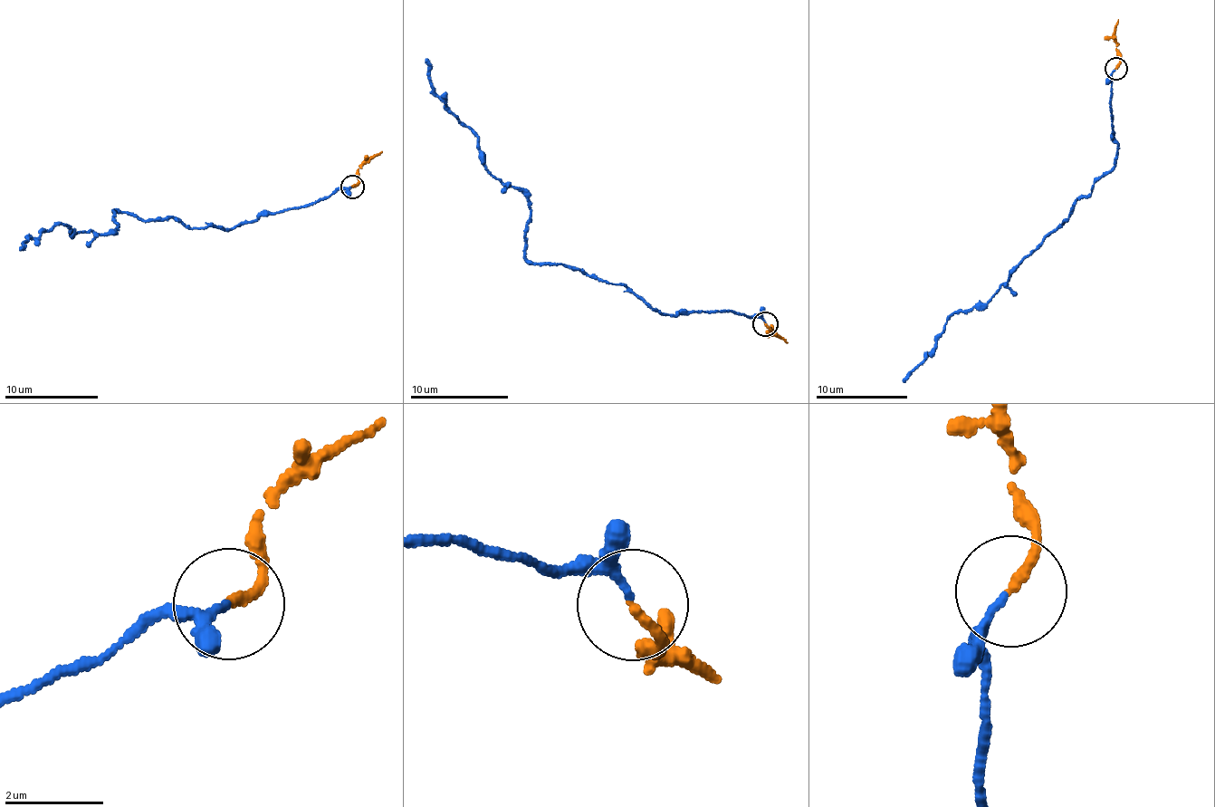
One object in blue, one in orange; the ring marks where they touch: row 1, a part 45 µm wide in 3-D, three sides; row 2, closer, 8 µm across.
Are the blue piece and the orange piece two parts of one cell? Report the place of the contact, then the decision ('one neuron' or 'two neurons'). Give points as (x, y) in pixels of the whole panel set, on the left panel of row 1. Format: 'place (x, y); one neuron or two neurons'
place (352, 187); one neuron

